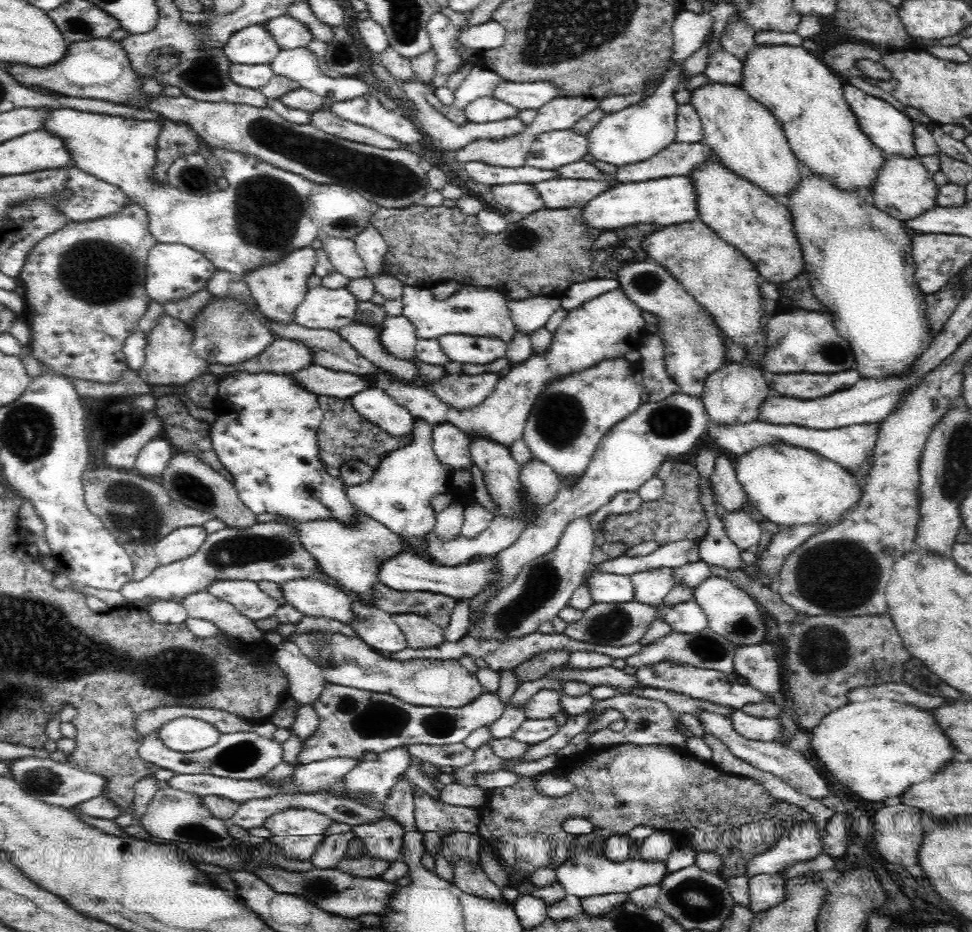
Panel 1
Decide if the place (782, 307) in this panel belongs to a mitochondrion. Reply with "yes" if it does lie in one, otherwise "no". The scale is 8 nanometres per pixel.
no

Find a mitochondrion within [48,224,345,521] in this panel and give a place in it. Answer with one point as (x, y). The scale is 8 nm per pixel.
(98, 272)

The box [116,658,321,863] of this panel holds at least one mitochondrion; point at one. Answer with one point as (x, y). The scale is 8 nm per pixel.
(244, 755)

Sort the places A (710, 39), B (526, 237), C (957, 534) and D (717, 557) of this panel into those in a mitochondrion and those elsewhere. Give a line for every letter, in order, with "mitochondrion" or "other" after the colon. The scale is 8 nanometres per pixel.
A: other
B: mitochondrion
C: other
D: other

